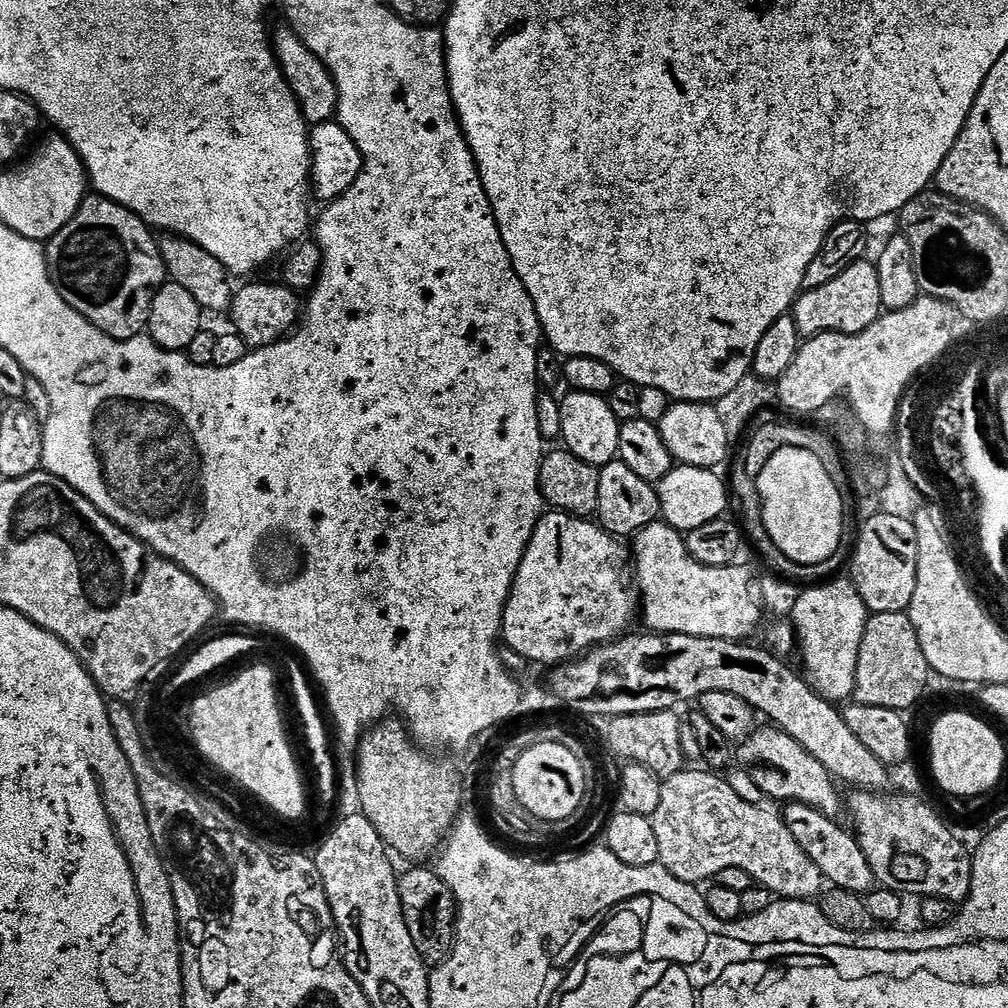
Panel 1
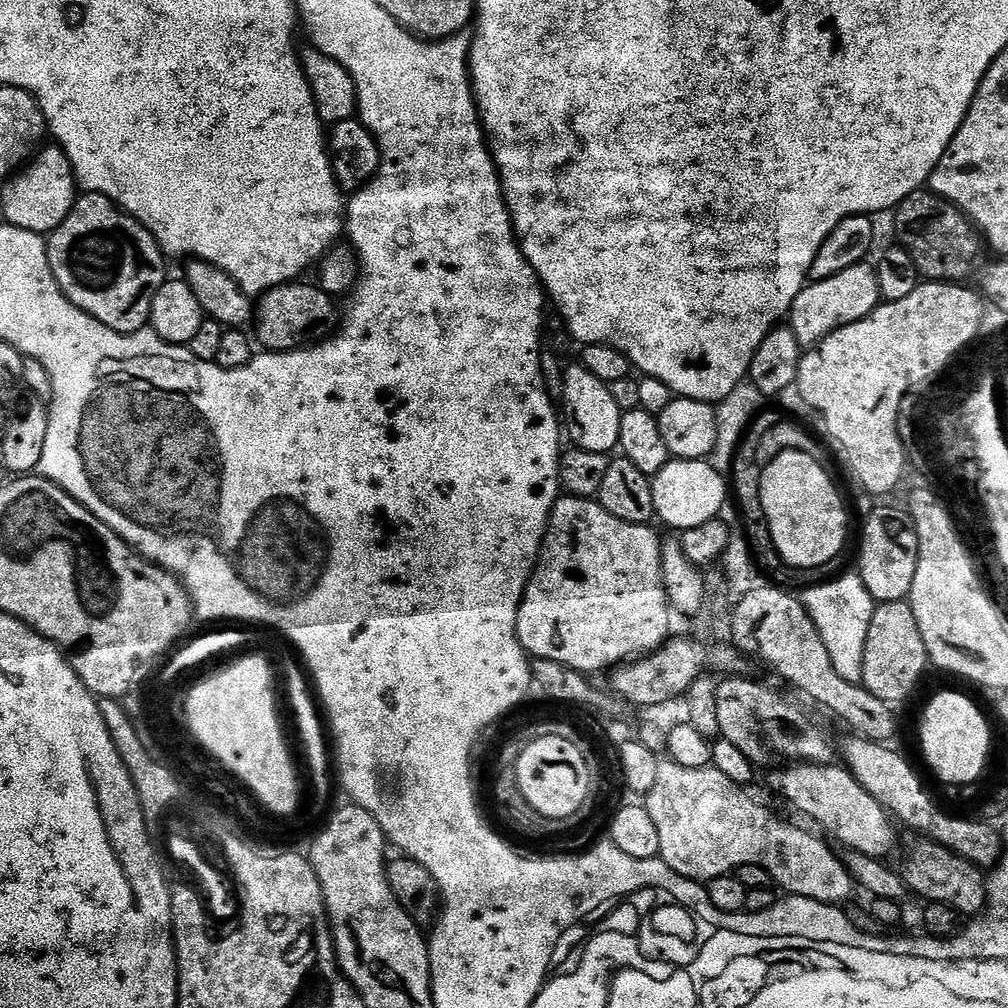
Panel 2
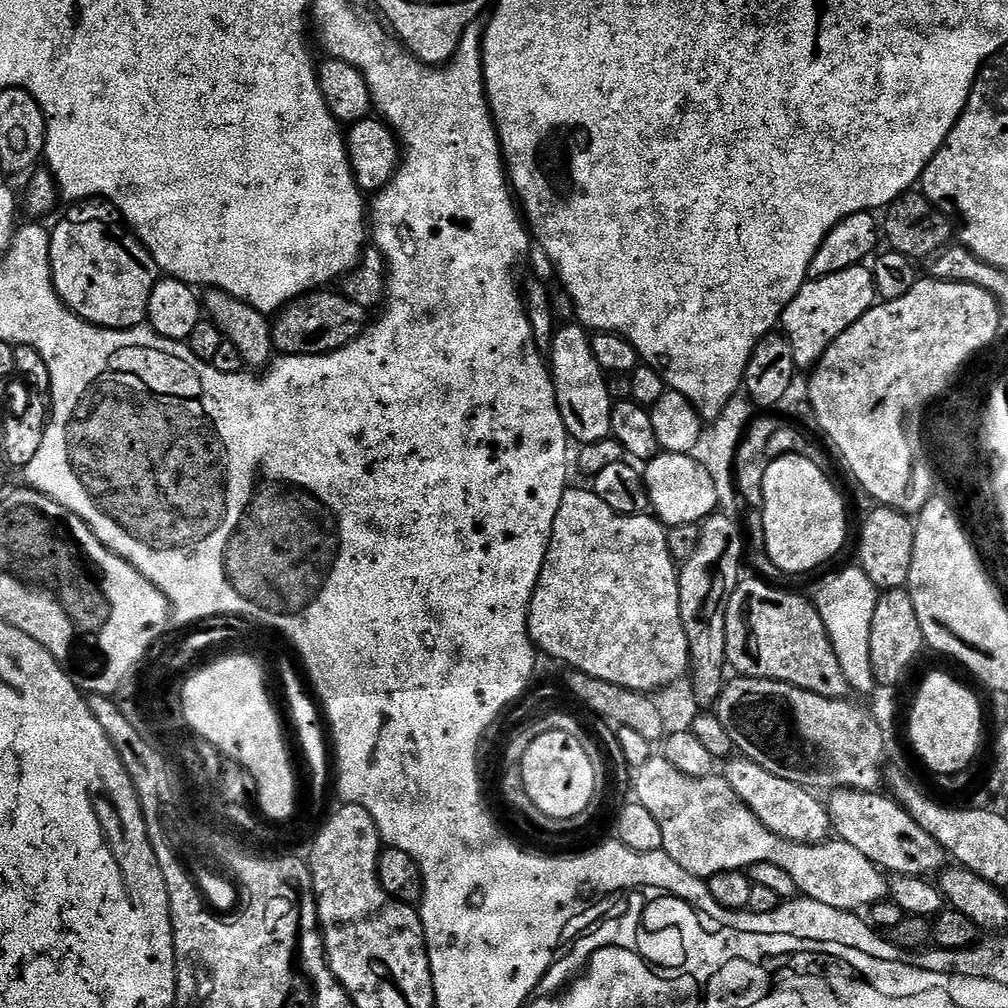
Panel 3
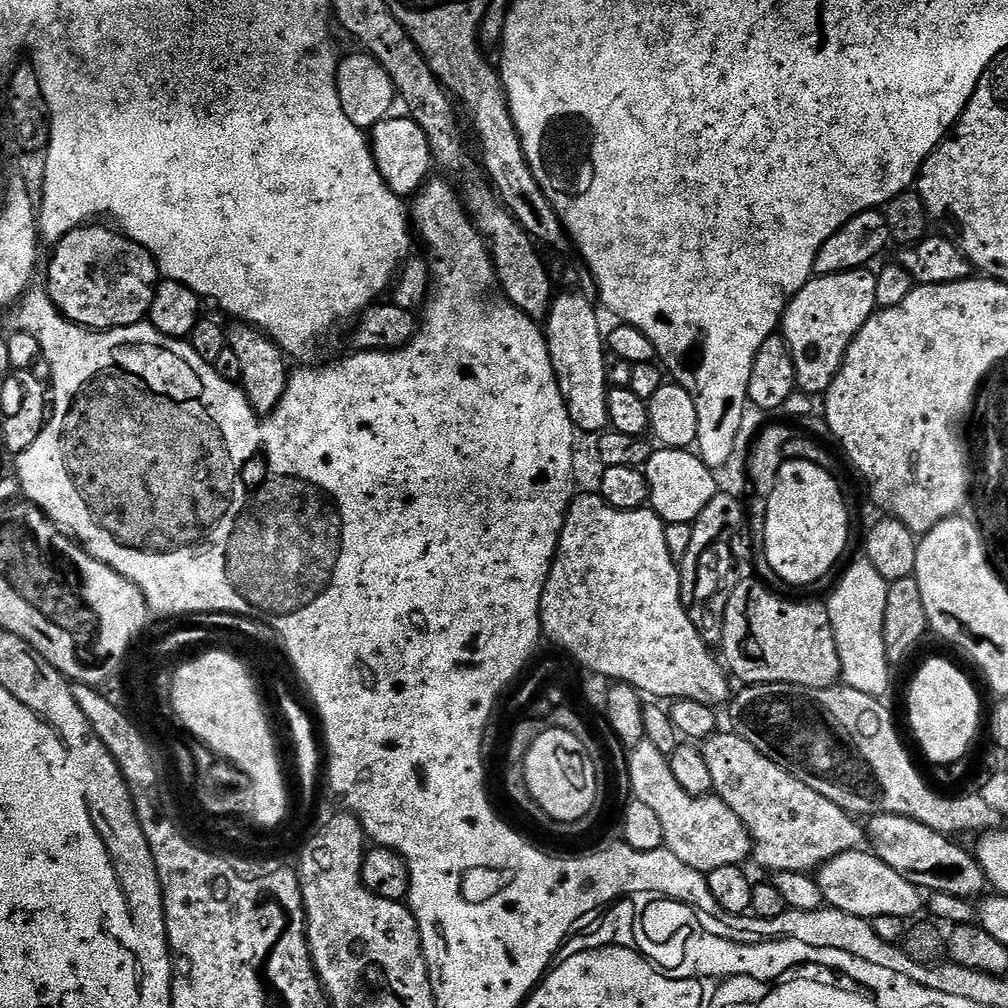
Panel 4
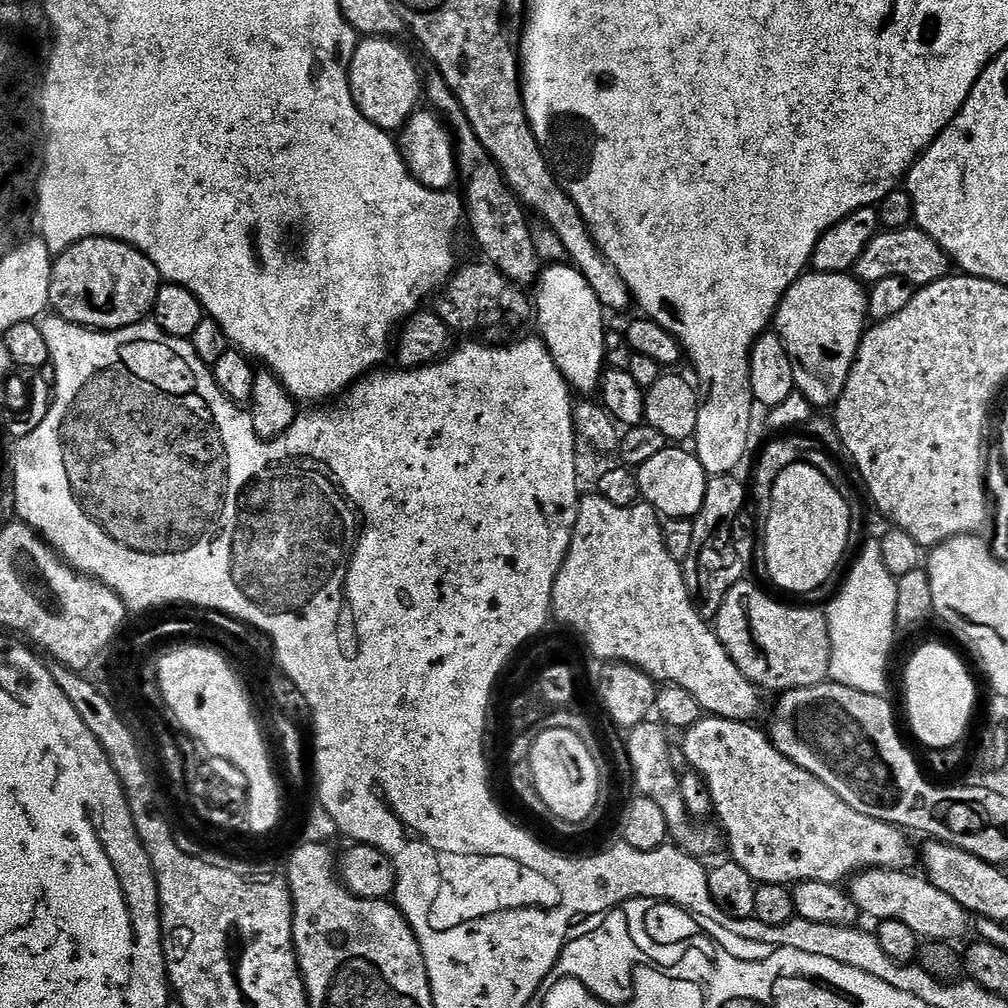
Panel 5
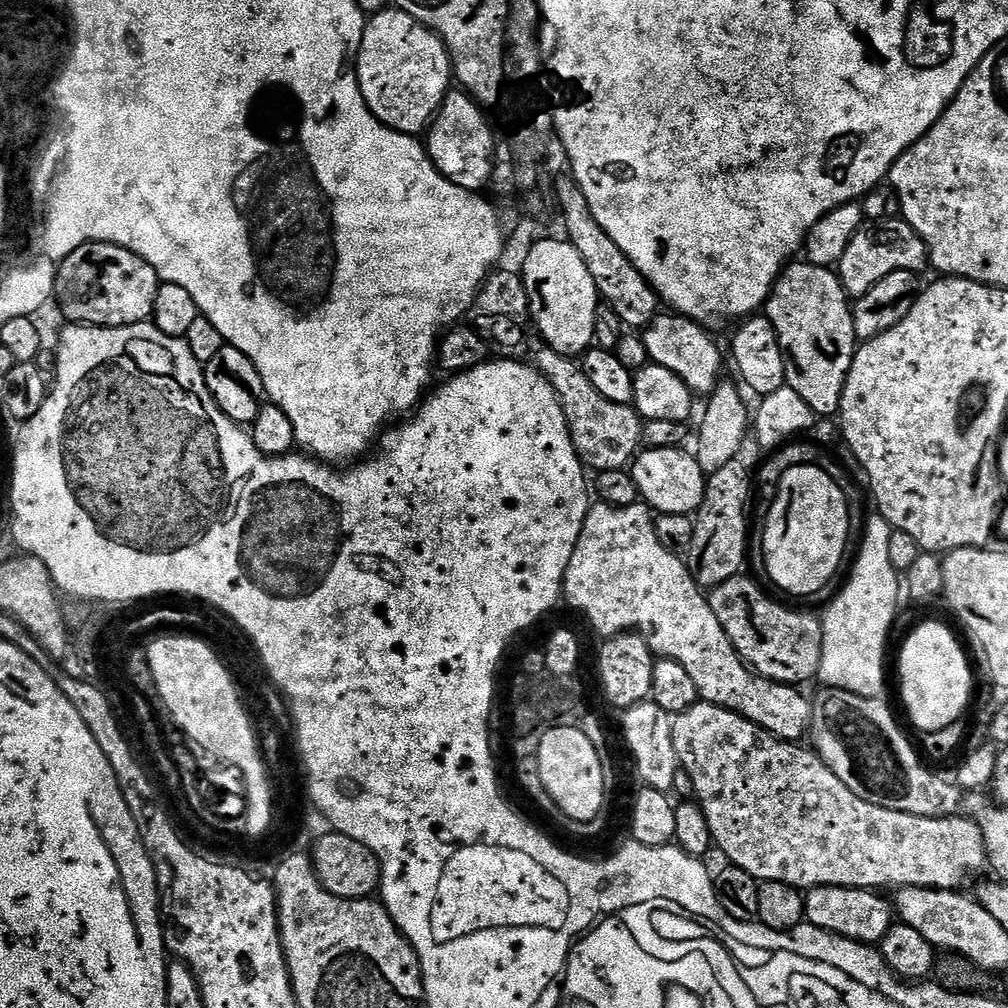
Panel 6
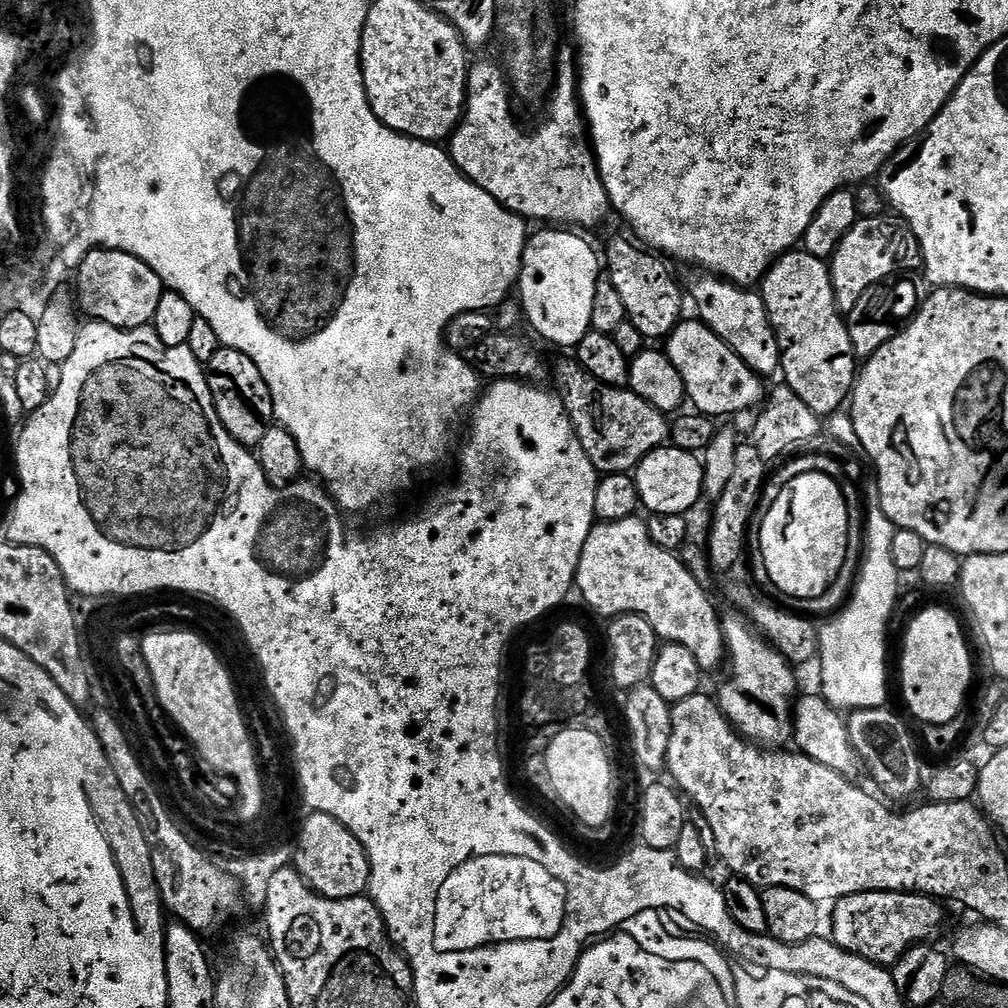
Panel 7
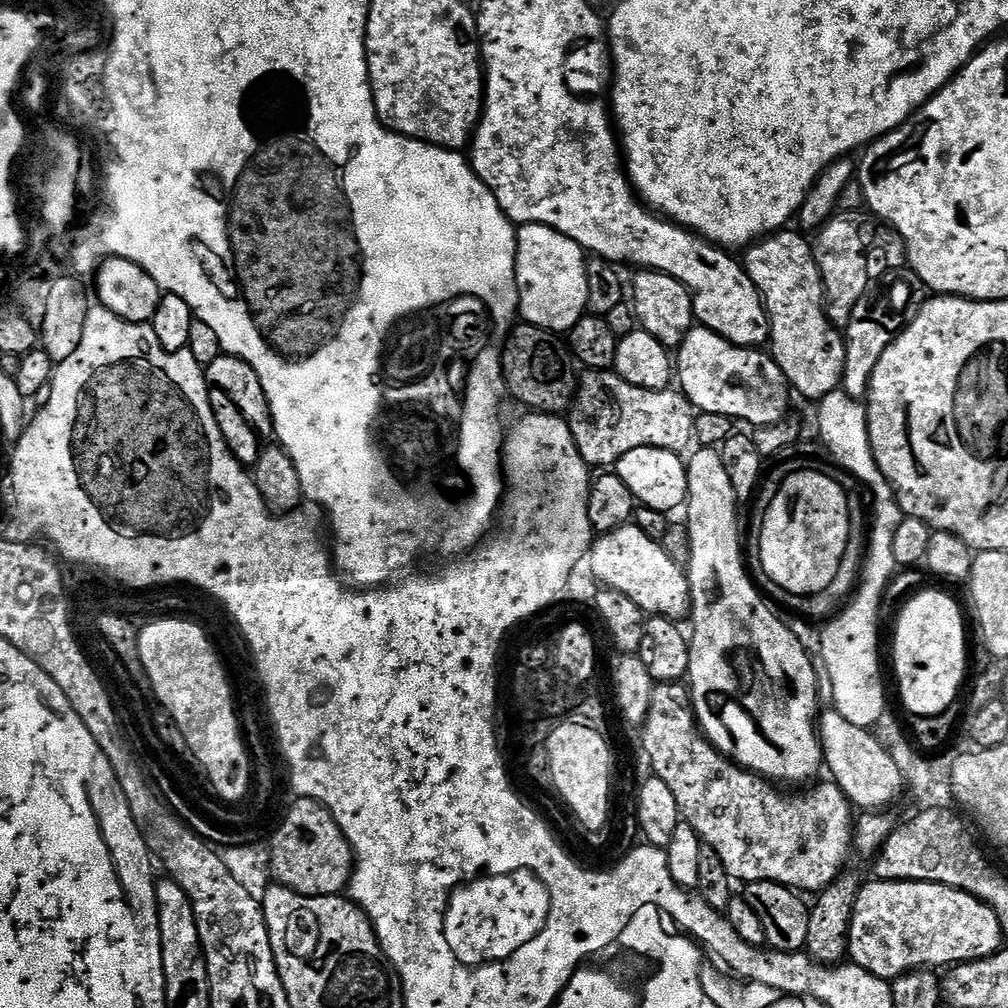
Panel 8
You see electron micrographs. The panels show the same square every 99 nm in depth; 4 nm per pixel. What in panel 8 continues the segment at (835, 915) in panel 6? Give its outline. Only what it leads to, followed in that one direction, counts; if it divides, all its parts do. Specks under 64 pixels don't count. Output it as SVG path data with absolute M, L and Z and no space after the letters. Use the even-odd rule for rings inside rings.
M873 879L871 883L861 887L857 901L854 902L849 924L847 959L867 972L875 972L880 980L891 982L907 972L944 970L968 961L986 959L1000 951L1005 943L1003 940L1006 940L1006 933L998 922L998 914L989 904L974 898L969 892L954 886L913 880Z

